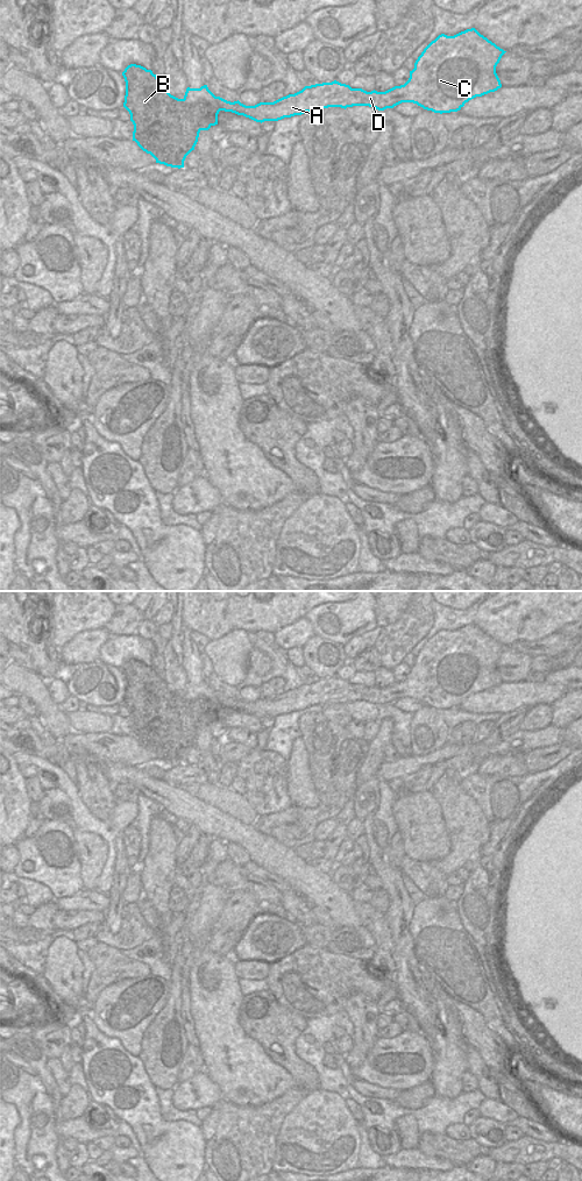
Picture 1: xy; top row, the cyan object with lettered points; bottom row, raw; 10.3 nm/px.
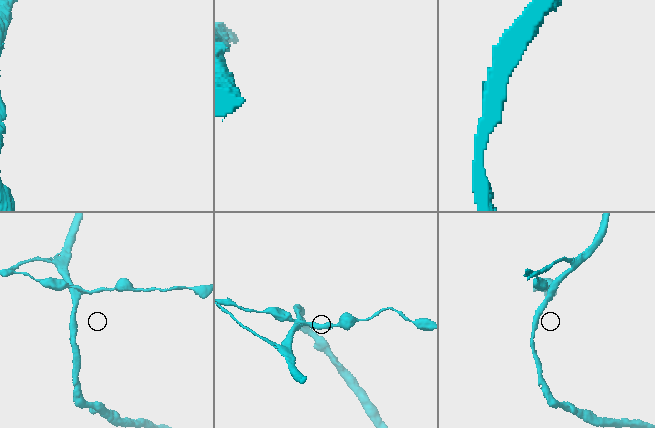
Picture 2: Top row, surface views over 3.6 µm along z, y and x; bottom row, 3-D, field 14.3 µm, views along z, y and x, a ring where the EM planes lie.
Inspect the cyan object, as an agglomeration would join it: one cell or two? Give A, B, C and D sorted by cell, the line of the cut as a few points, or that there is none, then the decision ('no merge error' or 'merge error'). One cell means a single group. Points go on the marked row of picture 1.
A C D / B | xy (182, 99), (198, 112), (198, 121), (201, 129) | merge error

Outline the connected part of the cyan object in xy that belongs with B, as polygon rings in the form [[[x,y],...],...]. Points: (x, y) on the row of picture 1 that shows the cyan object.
[[[136,64],[128,65],[122,76],[126,81],[123,107],[134,124],[133,141],[150,154],[156,163],[171,168],[184,168],[186,156],[194,150],[200,133],[199,112],[193,105],[171,95],[163,81],[151,70]]]

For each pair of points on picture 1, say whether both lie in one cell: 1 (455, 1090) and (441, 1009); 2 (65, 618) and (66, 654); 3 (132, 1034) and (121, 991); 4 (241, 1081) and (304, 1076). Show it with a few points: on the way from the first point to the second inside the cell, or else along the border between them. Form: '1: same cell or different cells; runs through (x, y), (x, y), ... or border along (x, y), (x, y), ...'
1: same cell; runs through (458, 1069), (458, 1044), (454, 1037), (454, 1029)
2: different cells; border along (90, 628), (76, 633), (58, 648)
3: same cell; runs through (127, 1024), (122, 1002)
4: different cells; border along (271, 1060), (281, 1065), (297, 1085)

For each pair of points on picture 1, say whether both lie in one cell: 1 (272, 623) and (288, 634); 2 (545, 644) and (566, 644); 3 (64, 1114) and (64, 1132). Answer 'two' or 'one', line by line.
1: two
2: one
3: two

